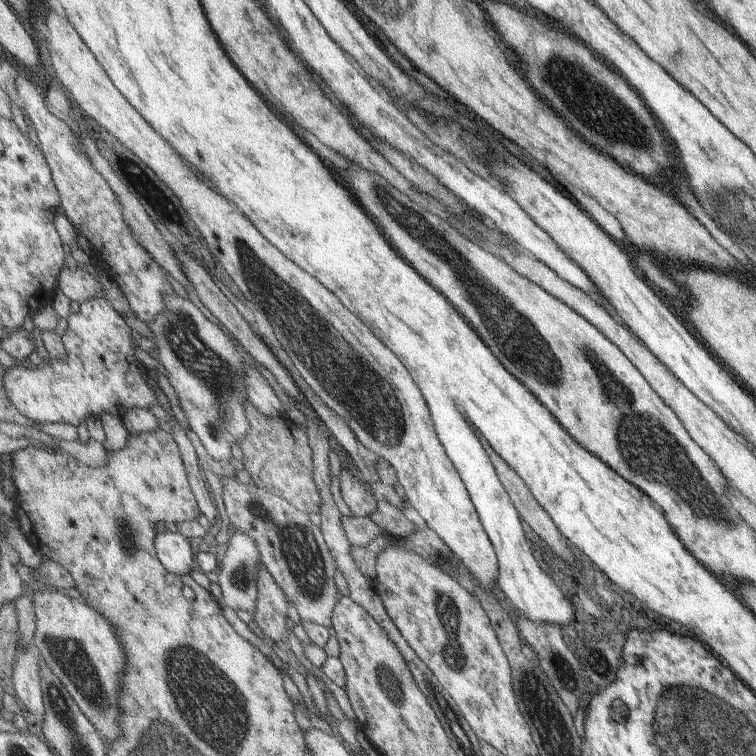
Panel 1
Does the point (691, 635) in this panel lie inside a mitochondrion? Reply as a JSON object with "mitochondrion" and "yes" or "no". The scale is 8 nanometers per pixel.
{"mitochondrion":"no"}

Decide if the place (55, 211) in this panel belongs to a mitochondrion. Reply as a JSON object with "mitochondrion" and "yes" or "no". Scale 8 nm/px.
{"mitochondrion":"no"}

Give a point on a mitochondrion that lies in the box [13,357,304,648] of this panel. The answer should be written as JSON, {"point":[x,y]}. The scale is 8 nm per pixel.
{"point":[131,537]}

